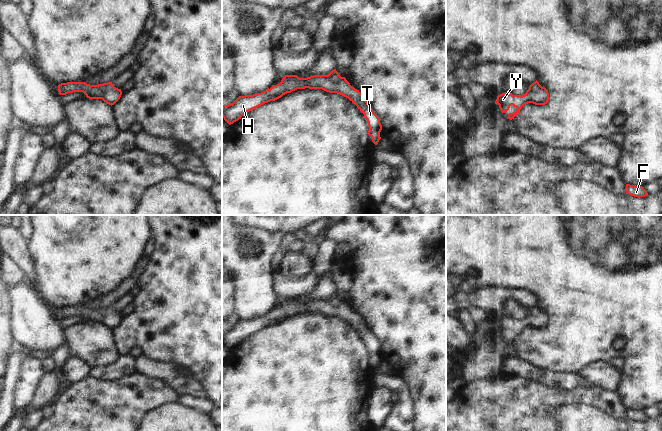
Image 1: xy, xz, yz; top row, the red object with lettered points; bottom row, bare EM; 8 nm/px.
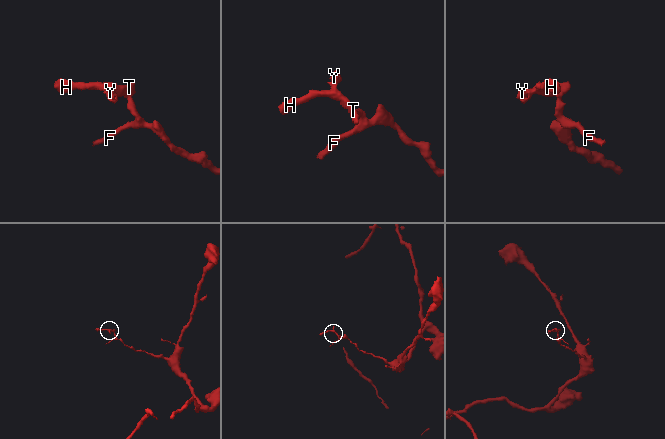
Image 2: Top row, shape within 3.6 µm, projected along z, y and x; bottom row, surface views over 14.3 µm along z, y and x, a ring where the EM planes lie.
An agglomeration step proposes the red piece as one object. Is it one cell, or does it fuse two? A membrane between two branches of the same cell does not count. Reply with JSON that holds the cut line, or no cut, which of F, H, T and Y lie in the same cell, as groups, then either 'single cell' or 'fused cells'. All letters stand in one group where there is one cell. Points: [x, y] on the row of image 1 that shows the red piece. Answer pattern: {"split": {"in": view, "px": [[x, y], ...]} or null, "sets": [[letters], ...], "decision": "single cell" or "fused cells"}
{"split": null, "sets": [["F", "H", "T", "Y"]], "decision": "single cell"}

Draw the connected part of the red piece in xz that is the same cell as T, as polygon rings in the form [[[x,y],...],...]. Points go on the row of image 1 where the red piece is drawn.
[[[336,69],[328,75],[313,75],[307,78],[285,75],[279,84],[272,85],[270,89],[253,95],[239,96],[232,104],[222,105],[222,117],[231,125],[247,112],[270,101],[275,101],[287,93],[305,88],[322,89],[348,98],[364,114],[369,126],[368,135],[375,145],[378,144],[382,130],[379,117],[374,113],[363,94],[352,87],[345,77],[341,77]]]

